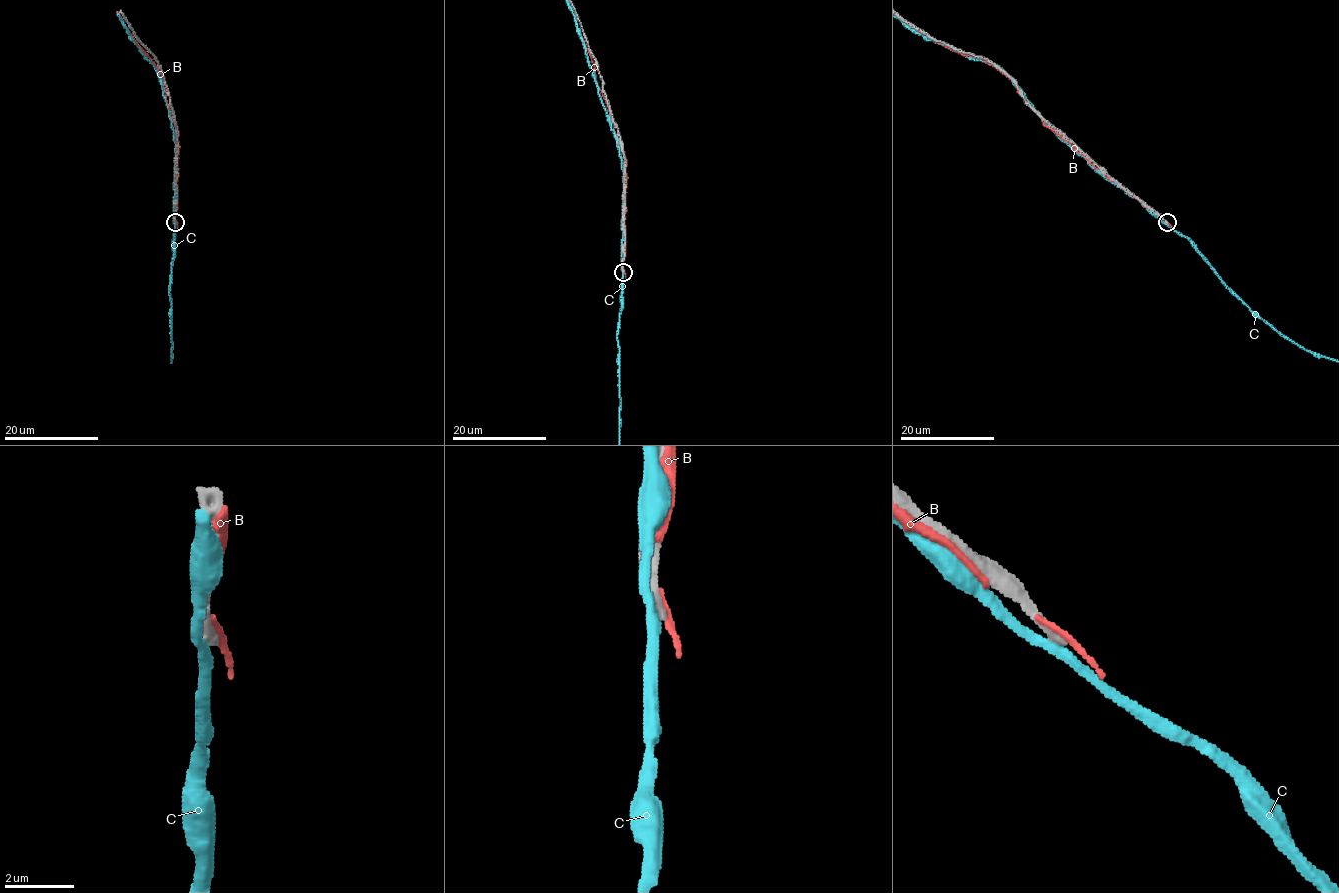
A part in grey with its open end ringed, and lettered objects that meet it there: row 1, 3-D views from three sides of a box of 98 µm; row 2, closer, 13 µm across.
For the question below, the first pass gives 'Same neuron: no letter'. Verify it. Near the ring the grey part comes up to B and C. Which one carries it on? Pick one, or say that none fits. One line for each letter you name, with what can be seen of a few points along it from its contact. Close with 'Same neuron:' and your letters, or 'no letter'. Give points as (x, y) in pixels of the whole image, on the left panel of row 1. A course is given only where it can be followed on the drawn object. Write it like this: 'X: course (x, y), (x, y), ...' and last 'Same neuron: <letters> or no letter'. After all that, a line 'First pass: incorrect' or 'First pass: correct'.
Same neuron: no letter
First pass: correct

